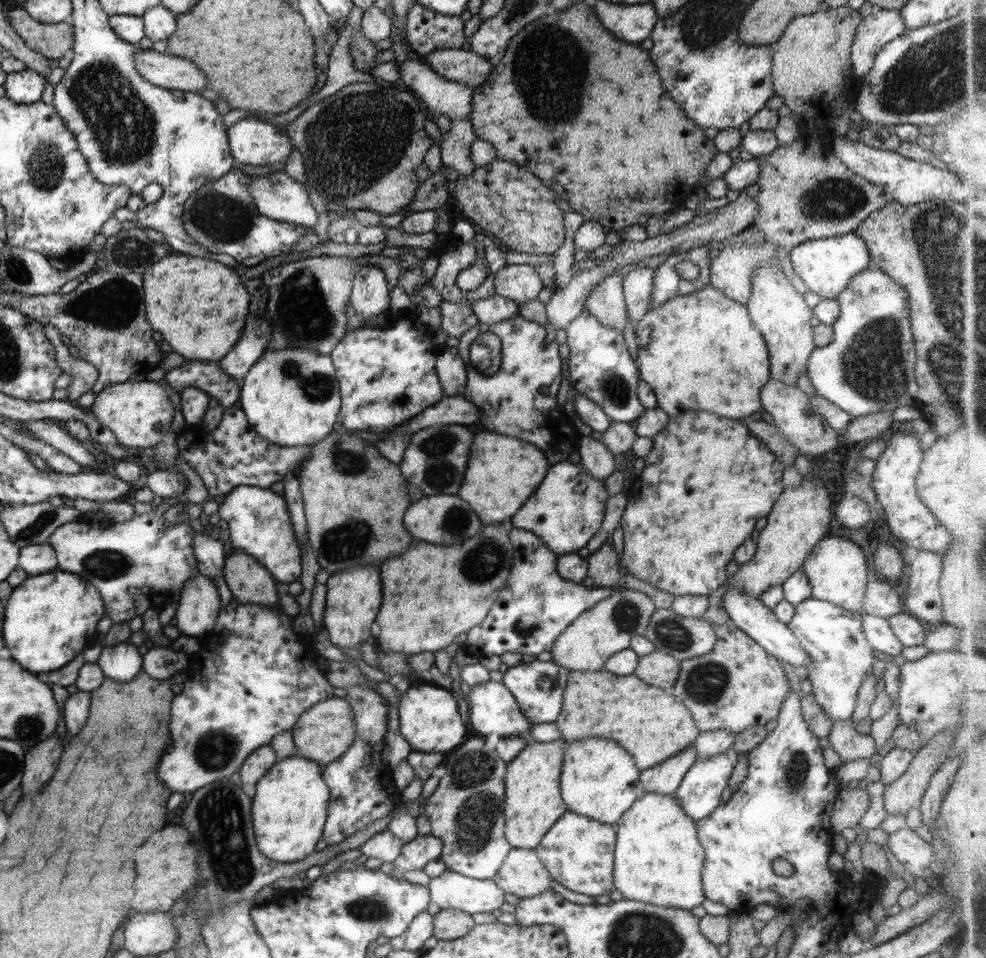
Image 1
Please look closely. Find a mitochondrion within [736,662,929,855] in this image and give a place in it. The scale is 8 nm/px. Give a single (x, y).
(797, 764)

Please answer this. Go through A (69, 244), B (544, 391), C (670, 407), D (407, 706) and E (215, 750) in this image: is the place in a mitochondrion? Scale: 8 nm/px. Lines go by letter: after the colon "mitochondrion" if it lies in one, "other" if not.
A: other
B: other
C: other
D: other
E: mitochondrion

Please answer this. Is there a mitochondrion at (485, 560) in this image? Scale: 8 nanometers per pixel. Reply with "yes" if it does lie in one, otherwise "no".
yes

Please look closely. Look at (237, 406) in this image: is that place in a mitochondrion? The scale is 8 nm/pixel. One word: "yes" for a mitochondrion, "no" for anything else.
no

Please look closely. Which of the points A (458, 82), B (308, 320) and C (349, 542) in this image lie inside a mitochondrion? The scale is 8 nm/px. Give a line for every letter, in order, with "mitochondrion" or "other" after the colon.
A: other
B: mitochondrion
C: mitochondrion

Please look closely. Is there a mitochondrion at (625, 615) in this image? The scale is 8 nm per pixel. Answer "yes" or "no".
yes

